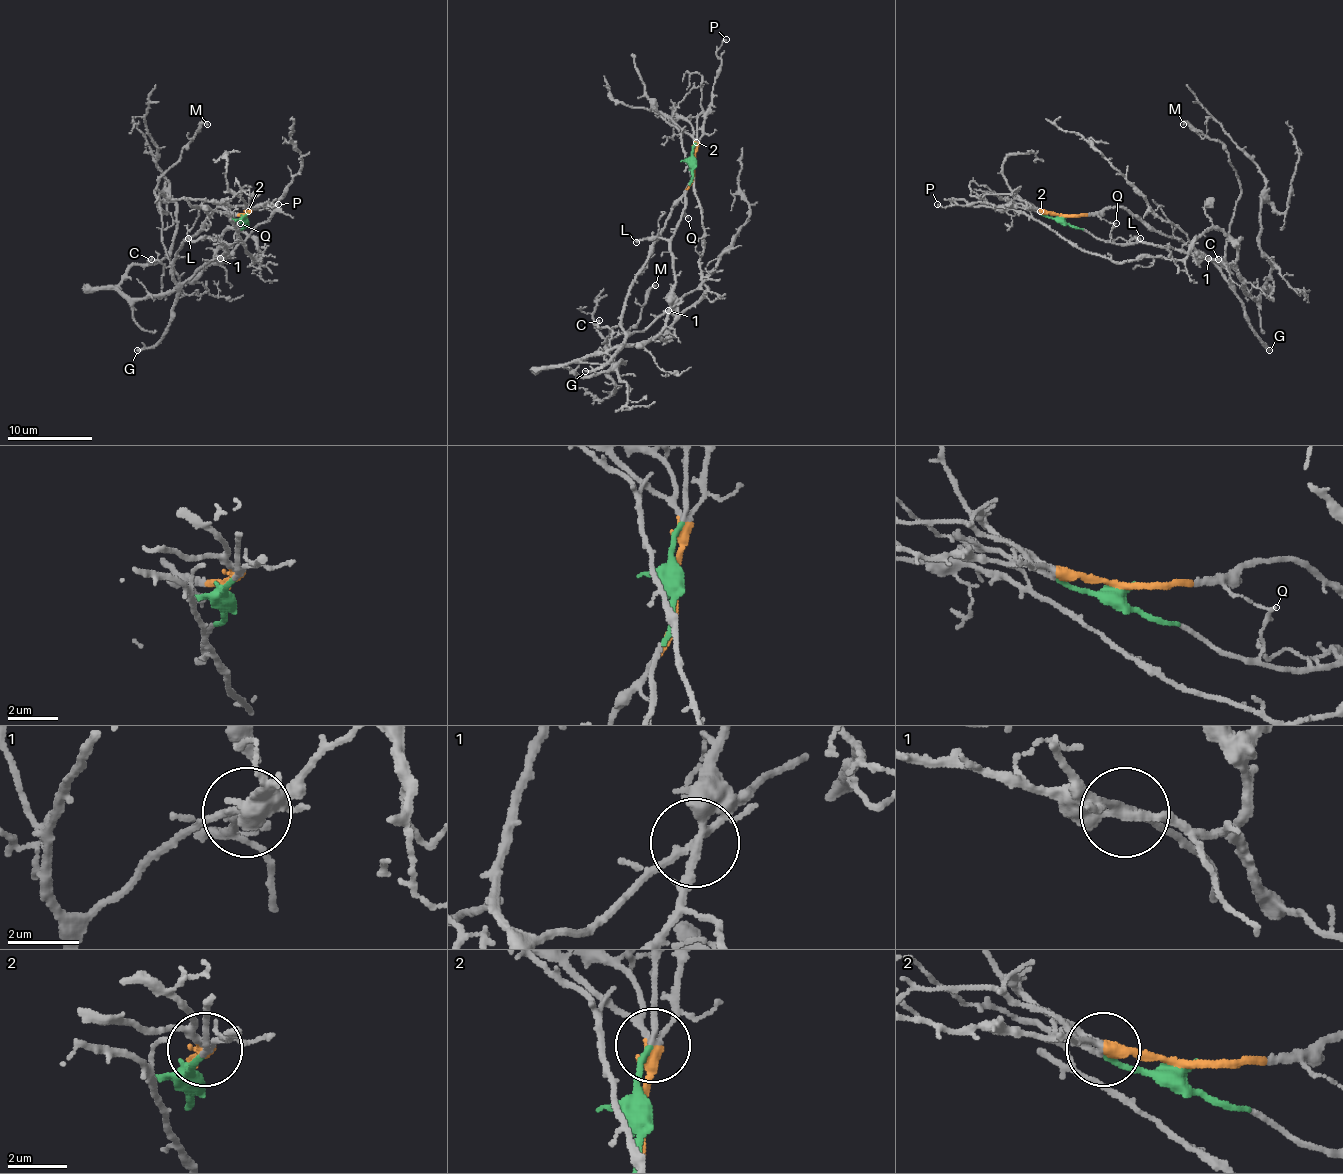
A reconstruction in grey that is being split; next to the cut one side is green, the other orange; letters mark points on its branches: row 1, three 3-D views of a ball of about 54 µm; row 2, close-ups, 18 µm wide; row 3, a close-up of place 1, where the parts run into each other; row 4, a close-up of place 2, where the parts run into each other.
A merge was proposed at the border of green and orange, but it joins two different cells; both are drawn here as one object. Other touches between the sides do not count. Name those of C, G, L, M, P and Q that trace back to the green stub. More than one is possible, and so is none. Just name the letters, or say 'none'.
C, L

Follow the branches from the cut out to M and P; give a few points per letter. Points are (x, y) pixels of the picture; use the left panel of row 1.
M: (243, 216), (218, 208), (181, 244), (171, 263), (162, 242), (158, 180), (207, 124)
P: (243, 216), (256, 205), (273, 208), (278, 203)

